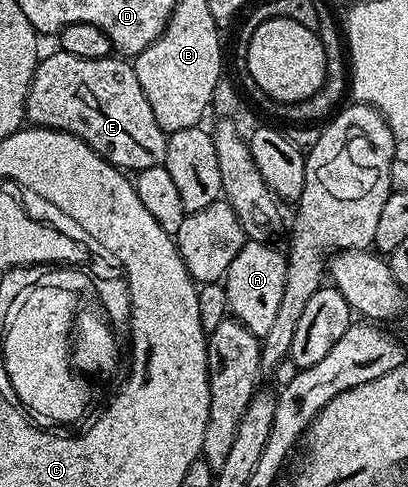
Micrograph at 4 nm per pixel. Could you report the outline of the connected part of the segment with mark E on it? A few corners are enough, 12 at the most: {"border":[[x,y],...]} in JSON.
{"border":[[55,50],[26,120],[137,174],[165,161],[133,63]]}

